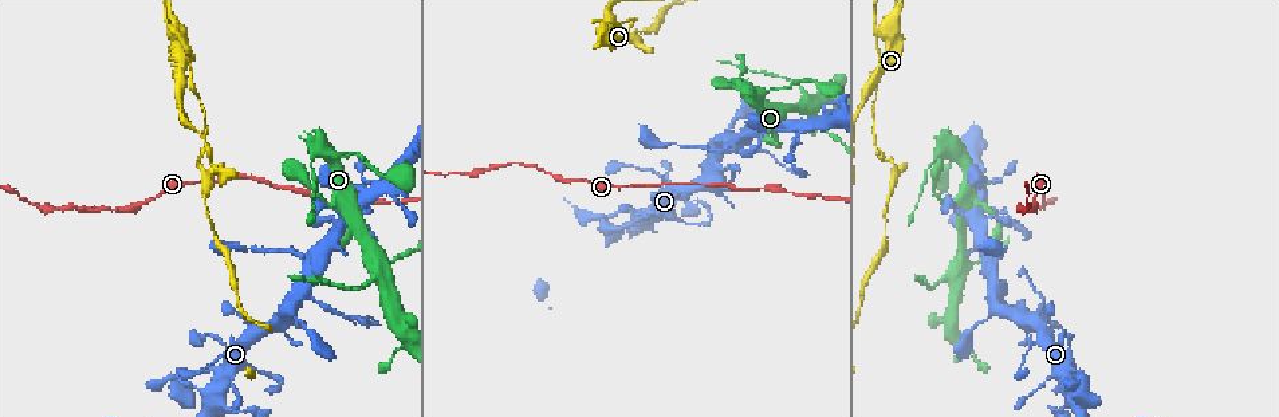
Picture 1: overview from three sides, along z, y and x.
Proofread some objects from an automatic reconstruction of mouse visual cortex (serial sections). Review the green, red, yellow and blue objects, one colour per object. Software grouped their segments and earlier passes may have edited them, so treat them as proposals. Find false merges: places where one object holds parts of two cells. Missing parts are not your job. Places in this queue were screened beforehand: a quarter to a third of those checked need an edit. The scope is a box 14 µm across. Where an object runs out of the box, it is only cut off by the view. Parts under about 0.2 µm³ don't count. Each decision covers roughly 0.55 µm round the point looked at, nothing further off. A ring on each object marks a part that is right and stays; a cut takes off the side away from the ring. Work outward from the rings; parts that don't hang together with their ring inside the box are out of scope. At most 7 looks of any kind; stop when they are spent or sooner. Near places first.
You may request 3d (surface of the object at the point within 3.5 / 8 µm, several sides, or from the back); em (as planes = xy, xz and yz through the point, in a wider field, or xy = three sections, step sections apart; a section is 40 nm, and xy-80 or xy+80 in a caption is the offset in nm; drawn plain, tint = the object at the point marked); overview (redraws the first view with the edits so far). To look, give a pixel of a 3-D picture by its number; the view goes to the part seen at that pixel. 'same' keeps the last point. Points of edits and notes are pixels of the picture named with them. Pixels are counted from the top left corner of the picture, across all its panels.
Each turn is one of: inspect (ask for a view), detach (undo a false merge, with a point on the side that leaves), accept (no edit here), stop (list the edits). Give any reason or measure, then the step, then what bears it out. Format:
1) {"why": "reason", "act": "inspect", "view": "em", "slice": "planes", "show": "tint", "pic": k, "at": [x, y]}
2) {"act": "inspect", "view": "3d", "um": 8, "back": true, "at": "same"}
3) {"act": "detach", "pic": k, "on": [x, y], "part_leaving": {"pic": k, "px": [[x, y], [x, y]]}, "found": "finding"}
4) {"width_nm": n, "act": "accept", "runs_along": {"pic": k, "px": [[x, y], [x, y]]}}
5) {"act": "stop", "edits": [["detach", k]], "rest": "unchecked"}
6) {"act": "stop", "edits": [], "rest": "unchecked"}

{"why": "arms part here", "act": "inspect", "view": "3d", "um": 8, "pic": 1, "at": [755, 101]}

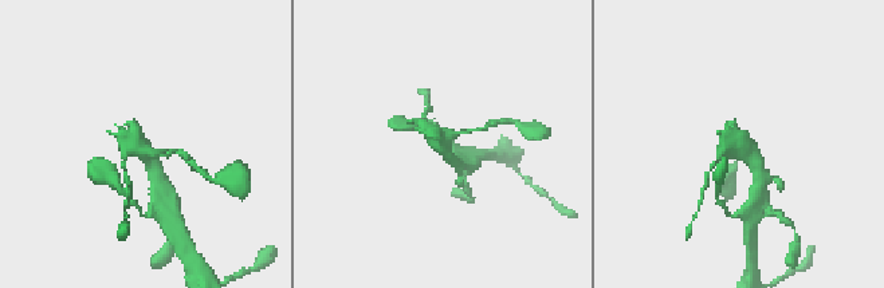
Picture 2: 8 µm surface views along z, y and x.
{"act": "inspect", "view": "em", "slice": "xy", "step": 5, "show": "tint", "pic": 2, "at": [738, 150]}

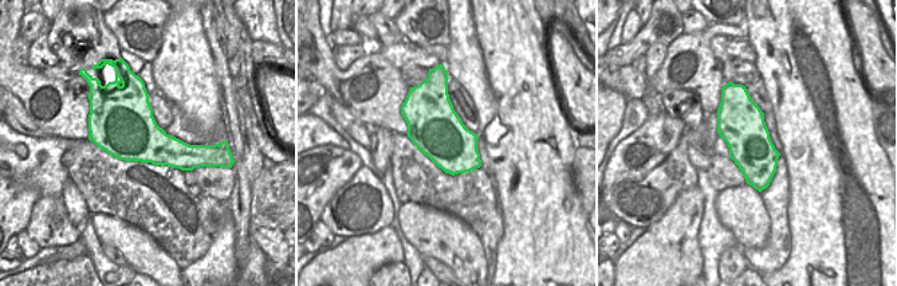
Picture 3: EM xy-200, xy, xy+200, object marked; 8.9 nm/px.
{"act": "accept", "runs_along": {"pic": 2, "px": [[456, 164], [425, 127], [424, 118]]}, "found": "all the same cell"}

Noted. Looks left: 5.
{"why": "a fork", "act": "inspect", "view": "3d", "um": 3.5, "pic": 1, "at": [811, 108]}

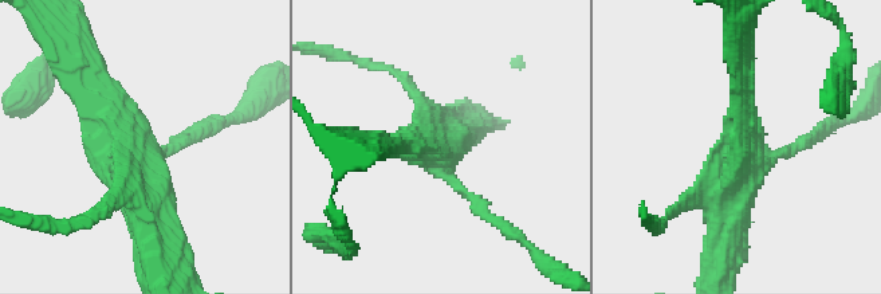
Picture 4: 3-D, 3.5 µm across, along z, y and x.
{"act": "inspect", "view": "em", "slice": "xy", "step": 5, "show": "tint", "pic": 4, "at": [740, 163]}

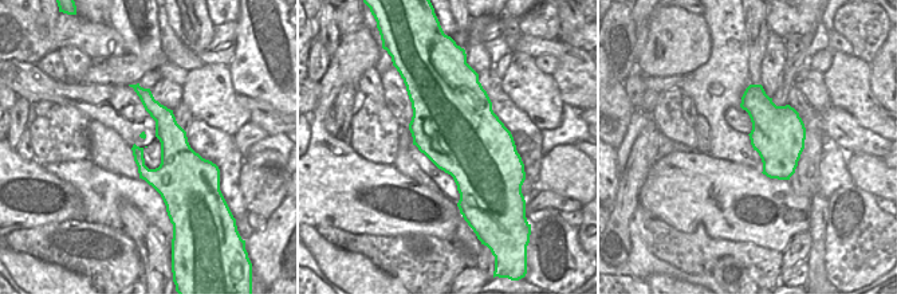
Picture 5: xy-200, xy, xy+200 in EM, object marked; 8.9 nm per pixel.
{"act": "accept", "runs_along": {"pic": 4, "px": [[82, 87], [136, 161], [152, 243]]}, "found": "continuous, no second cell"}

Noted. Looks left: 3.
{"why": "sudden change in width", "act": "inspect", "view": "3d", "um": 3.5, "pic": 1, "at": [596, 19]}

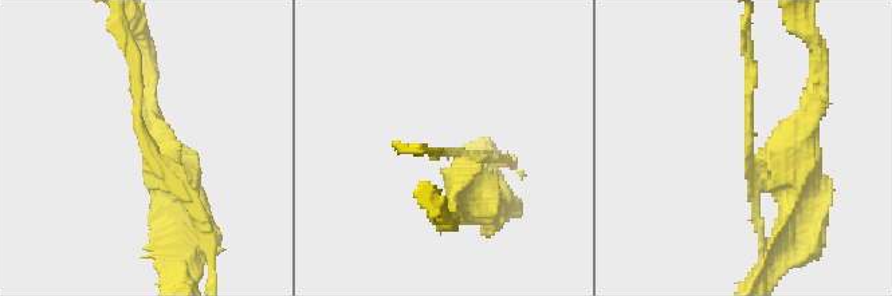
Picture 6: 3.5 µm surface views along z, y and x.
{"arm_widths_nm": [150, 350], "act": "detach", "pic": 6, "on": [762, 241], "found": "two cells meet here"}

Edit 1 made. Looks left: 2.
{"act": "stop", "edits": [["detach", 6]], "rest": "unchecked"}

